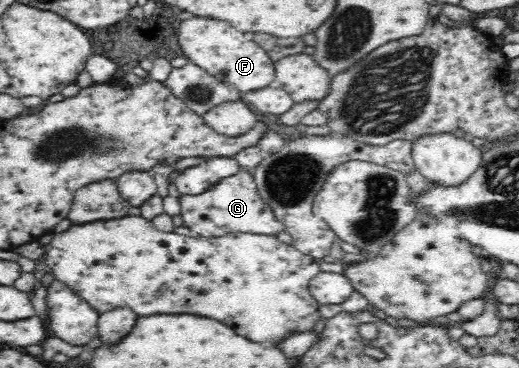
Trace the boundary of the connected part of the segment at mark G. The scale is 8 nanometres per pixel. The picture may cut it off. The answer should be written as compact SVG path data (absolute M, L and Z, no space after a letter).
M239 168L236 175L220 182L198 195L180 195L180 215L184 226L201 236L212 237L232 233L255 233L256 235L278 236L286 227L278 223L267 203L263 203L255 185L252 171Z

